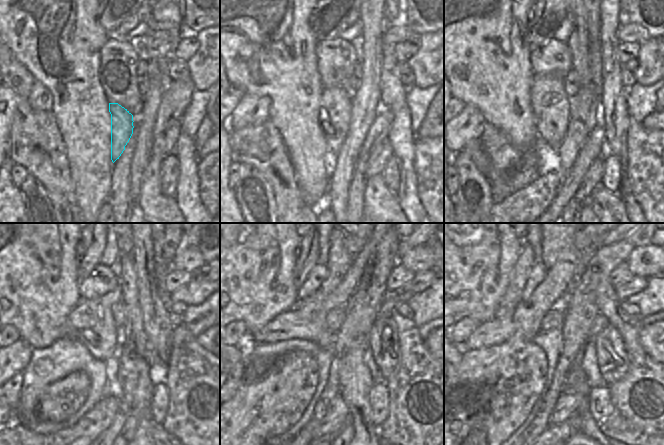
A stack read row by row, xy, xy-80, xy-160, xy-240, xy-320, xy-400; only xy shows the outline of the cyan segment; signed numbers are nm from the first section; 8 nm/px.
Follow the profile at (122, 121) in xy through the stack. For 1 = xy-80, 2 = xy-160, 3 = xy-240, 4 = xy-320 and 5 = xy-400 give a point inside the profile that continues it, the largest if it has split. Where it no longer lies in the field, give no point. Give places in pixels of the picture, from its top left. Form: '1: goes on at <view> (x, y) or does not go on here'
1: goes on at xy-80 (335, 112)
2: goes on at xy-160 (552, 107)
3: goes on at xy-240 (94, 327)
4: goes on at xy-320 (308, 322)
5: goes on at xy-400 (493, 332)

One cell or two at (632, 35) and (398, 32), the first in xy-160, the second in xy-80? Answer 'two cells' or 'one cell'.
one cell

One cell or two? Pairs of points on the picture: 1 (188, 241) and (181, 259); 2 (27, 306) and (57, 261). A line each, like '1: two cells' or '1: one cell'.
1: two cells
2: one cell

